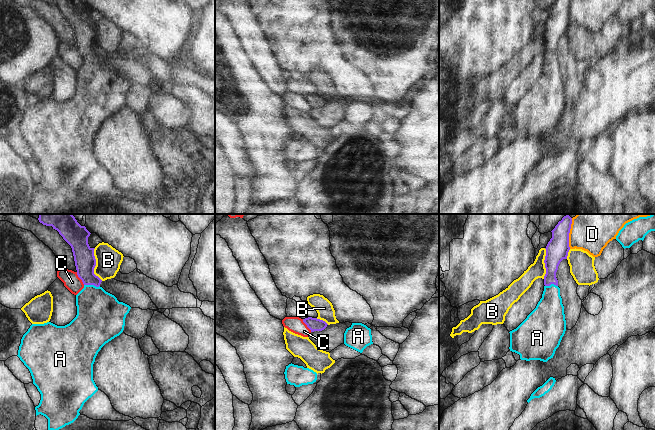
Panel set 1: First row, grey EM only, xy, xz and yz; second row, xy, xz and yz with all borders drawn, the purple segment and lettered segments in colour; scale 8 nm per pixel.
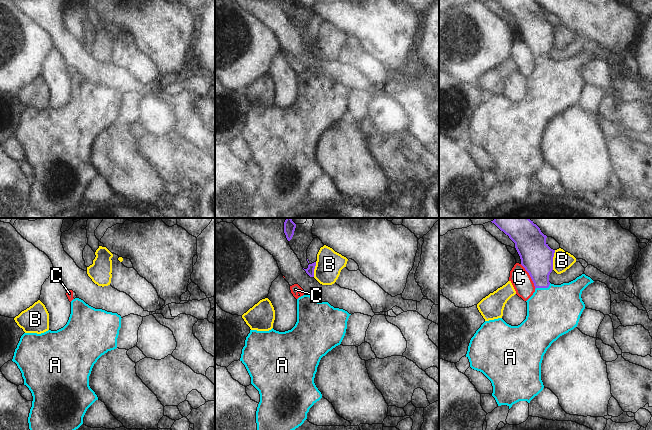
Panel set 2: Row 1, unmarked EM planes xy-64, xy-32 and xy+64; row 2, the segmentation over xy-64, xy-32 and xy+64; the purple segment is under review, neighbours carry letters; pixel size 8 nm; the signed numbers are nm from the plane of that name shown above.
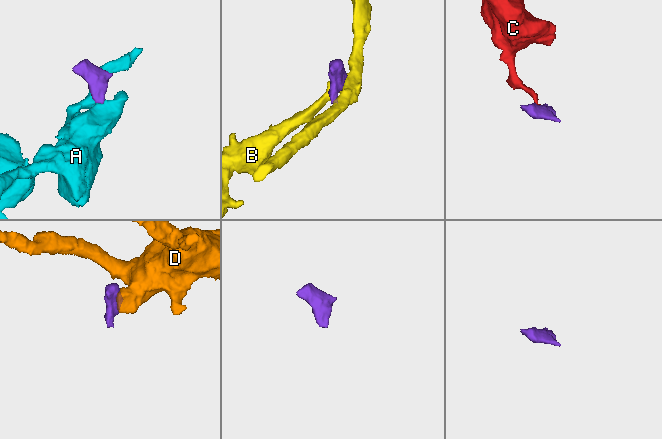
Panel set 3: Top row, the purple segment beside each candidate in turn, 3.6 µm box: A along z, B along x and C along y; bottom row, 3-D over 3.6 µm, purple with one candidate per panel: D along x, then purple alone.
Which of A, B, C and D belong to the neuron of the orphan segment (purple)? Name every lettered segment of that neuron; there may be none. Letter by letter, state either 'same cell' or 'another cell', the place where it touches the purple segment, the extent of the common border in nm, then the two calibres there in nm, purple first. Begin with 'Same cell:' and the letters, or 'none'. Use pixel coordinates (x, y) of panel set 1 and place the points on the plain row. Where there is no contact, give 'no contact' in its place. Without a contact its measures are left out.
Same cell: A
A: same cell; meets purple in xy at (92, 60); contact 130 nm long; 170 nm thick on the purple side, 360 nm on the other
B: another cell; meets purple in xy at (95, 41); contact 280 nm long; 170 nm thick on the purple side, 200 nm on the other
C: another cell; meets purple in xy at (79, 53); contact 120 nm long; 170 nm thick on the purple side, 140 nm on the other
D: another cell; meets purple in yz at (568, 12); contact 200 nm long; 180 nm thick on the purple side, 240 nm on the other

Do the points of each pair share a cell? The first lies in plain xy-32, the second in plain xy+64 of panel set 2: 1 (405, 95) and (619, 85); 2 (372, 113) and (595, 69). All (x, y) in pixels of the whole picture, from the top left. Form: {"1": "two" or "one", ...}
{"1": "one", "2": "two"}

